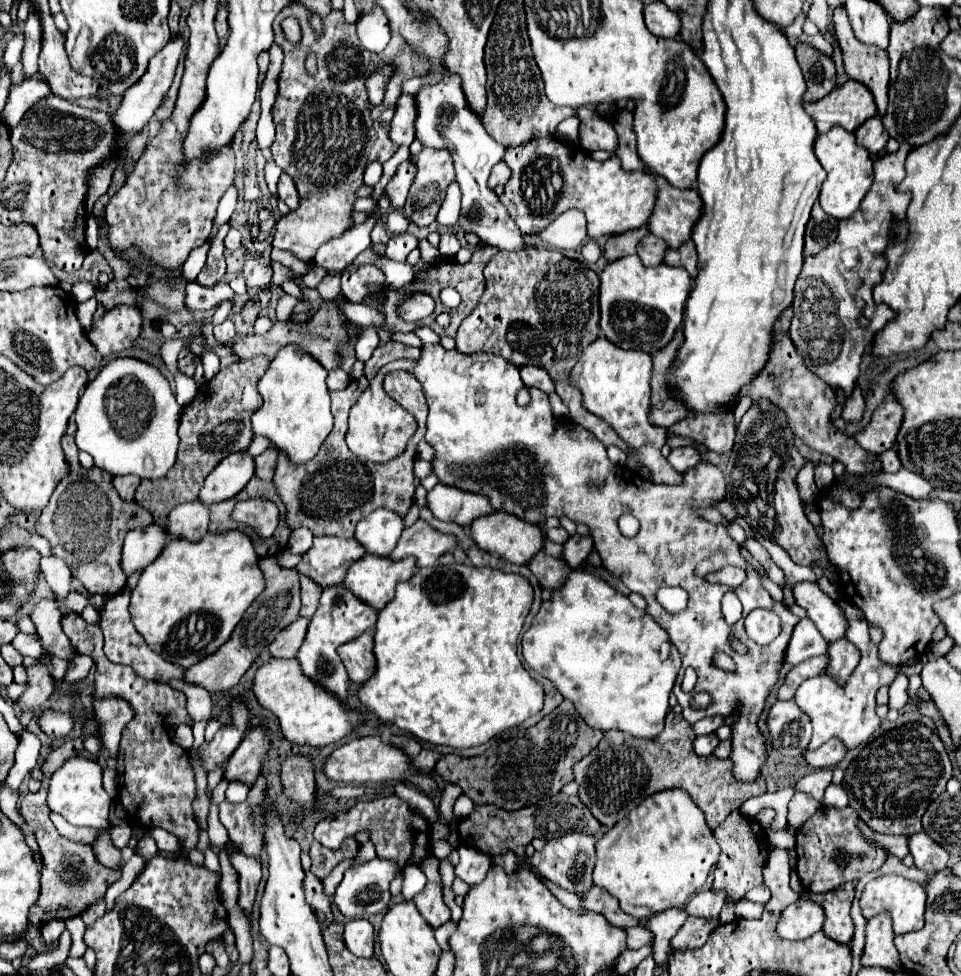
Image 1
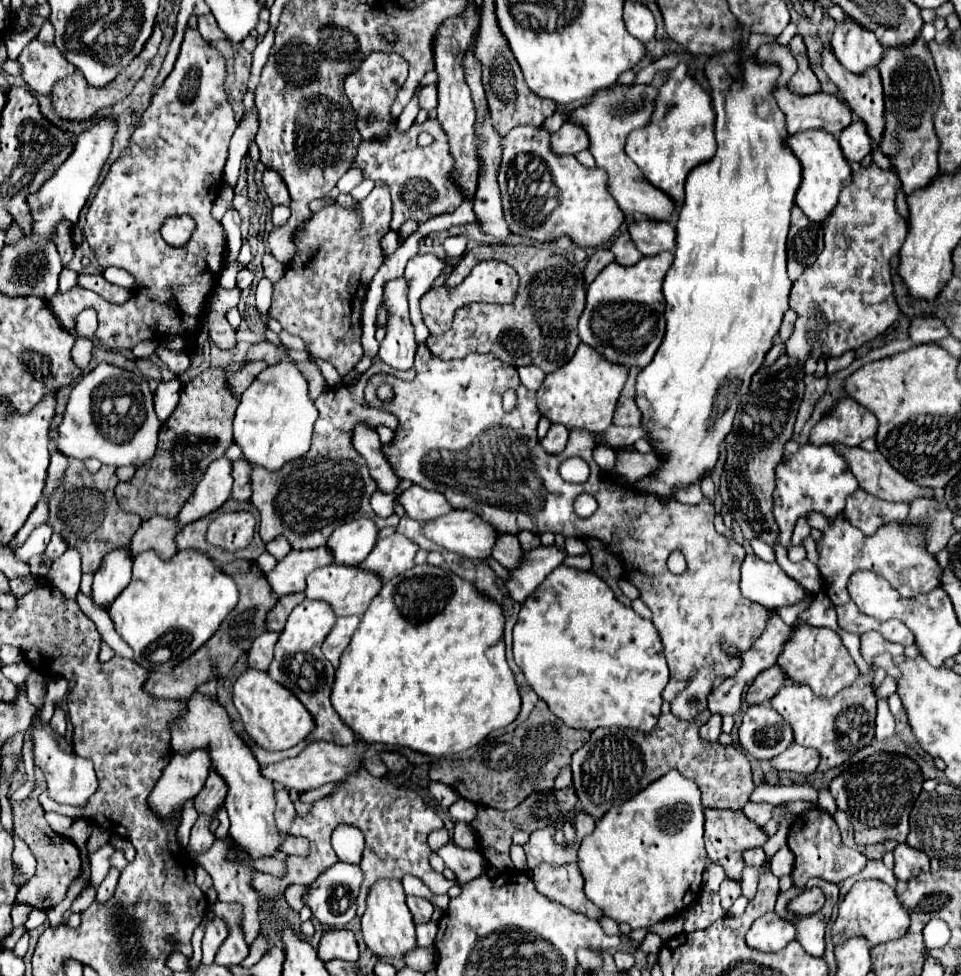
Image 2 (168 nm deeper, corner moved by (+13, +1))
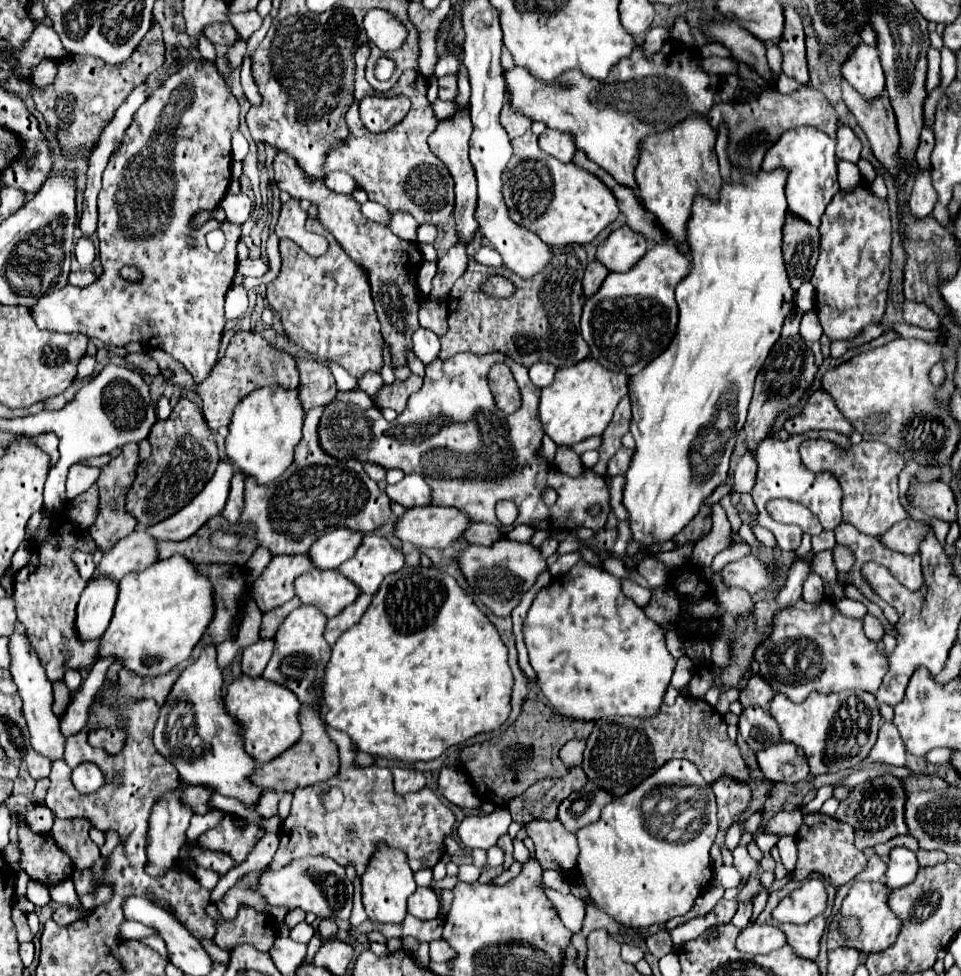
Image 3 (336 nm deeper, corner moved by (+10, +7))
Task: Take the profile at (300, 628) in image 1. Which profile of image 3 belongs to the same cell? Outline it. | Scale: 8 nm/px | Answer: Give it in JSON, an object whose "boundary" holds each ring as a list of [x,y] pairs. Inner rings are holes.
{"boundary":[[[259,639],[255,645],[245,647],[241,655],[241,671],[249,677],[261,677],[263,669],[267,667],[273,653],[273,641],[271,639]]]}

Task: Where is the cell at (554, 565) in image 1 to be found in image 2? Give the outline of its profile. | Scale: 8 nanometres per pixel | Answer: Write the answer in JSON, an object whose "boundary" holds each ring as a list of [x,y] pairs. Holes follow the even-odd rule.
{"boundary":[[[516,535],[498,537],[498,547],[494,547],[494,559],[510,571],[518,569],[520,563],[524,561],[524,549],[518,543],[518,537]]]}

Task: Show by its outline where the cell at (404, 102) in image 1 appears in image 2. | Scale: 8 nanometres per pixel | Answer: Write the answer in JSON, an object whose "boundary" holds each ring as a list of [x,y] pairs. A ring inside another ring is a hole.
{"boundary":[[[426,85],[426,87],[418,89],[418,91],[416,91],[416,97],[418,97],[420,109],[432,111],[432,109],[436,109],[436,105],[438,105],[438,101],[436,101],[436,85]]]}

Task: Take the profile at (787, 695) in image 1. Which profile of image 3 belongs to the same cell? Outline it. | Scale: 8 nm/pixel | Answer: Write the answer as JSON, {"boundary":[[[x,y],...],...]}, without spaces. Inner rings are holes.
{"boundary":[[[753,675],[745,687],[745,691],[741,693],[739,701],[743,707],[749,707],[749,705],[761,705],[763,709],[767,709],[769,701],[773,699],[773,691],[769,689],[769,683],[765,679],[761,679],[761,675]]]}

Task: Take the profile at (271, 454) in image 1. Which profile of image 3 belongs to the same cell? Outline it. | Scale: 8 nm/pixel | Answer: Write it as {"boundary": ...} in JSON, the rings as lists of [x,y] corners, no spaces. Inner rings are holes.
{"boundary":[[[235,473],[233,479],[231,479],[229,499],[227,499],[227,505],[221,513],[229,523],[239,521],[239,515],[241,515],[241,509],[243,509],[243,481],[245,481],[245,477],[241,477],[241,473]]]}

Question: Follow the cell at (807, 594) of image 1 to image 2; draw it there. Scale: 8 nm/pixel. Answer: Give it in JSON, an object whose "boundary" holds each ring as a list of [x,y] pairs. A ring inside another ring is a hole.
{"boundary":[[[746,555],[742,563],[740,589],[750,601],[768,609],[798,605],[810,599],[810,591],[806,591],[796,579],[788,577],[778,563],[766,563],[756,555]]]}

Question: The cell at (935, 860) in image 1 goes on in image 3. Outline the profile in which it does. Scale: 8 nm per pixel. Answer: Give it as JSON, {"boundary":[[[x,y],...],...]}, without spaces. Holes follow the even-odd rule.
{"boundary":[[[895,847],[891,849],[889,855],[889,863],[887,863],[887,871],[885,871],[885,885],[889,891],[899,889],[903,885],[909,885],[917,871],[919,871],[919,863],[917,863],[917,855],[909,849],[903,847]]]}

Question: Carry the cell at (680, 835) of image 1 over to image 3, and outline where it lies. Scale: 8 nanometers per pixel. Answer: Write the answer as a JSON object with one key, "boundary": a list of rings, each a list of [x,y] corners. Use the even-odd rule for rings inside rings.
{"boundary":[[[669,759],[653,777],[629,793],[613,799],[601,813],[599,821],[589,823],[577,831],[579,857],[577,867],[583,873],[585,887],[595,903],[625,927],[653,927],[665,925],[669,919],[685,915],[701,891],[711,883],[709,849],[718,833],[717,805],[709,803],[709,825],[687,843],[669,843],[649,837],[643,819],[643,801],[657,785],[683,785],[707,787],[699,769],[685,759]]]}

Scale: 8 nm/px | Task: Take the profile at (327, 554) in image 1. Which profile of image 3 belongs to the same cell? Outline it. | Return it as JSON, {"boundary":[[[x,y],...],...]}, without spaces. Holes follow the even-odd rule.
{"boundary":[[[277,555],[269,561],[261,577],[257,577],[251,597],[263,613],[281,607],[295,595],[293,581],[311,569],[315,569],[315,565],[307,555]]]}

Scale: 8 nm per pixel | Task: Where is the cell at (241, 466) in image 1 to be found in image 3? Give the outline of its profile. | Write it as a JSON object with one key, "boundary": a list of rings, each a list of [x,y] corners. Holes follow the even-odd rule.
{"boundary":[[[219,463],[213,481],[209,481],[209,485],[205,485],[205,489],[185,509],[153,527],[147,527],[147,533],[157,541],[183,541],[195,535],[211,517],[223,511],[231,477],[233,467],[229,463]]]}

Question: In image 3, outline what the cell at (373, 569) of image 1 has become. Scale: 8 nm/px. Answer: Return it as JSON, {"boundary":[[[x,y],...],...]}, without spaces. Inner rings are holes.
{"boundary":[[[313,569],[297,577],[293,587],[295,597],[299,597],[303,605],[313,605],[327,617],[341,613],[359,595],[359,589],[351,581],[345,581],[337,569]]]}

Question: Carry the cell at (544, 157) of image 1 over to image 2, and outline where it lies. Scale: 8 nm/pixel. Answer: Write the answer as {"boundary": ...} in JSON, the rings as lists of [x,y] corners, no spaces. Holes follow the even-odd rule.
{"boundary":[[[514,127],[510,133],[506,133],[502,137],[502,163],[500,163],[500,169],[498,169],[498,185],[500,185],[500,195],[502,195],[502,209],[504,209],[504,219],[510,227],[510,231],[514,231],[514,235],[524,235],[524,237],[530,237],[534,241],[554,241],[558,235],[568,235],[576,247],[598,247],[598,245],[604,245],[624,223],[624,215],[618,207],[618,203],[614,201],[614,197],[610,195],[608,191],[608,173],[600,167],[586,167],[582,165],[574,155],[556,155],[550,147],[550,133],[542,127]]]}

